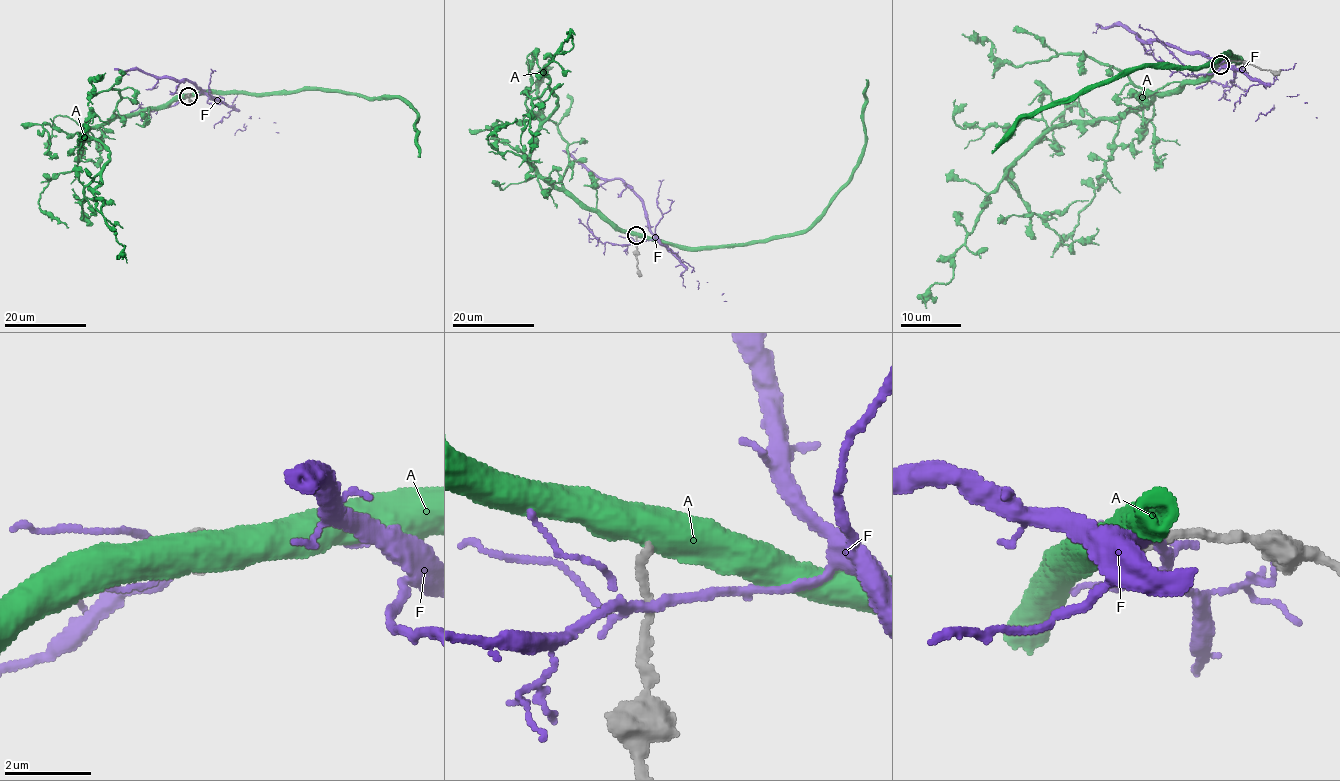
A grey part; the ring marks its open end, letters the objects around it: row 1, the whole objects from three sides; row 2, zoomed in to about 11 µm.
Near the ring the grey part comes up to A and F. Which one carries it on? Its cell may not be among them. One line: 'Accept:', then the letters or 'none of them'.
Accept: none of them

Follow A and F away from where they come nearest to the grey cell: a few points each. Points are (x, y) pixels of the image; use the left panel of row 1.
A: (189, 96), (118, 115), (83, 134), (110, 152), (101, 183), (94, 189), (95, 207), (125, 245), (127, 262)
F: (189, 95), (206, 94), (194, 84), (152, 76), (138, 69), (114, 68)

